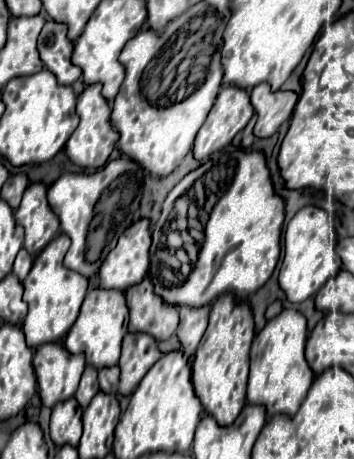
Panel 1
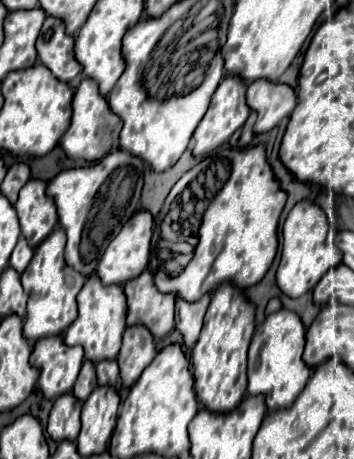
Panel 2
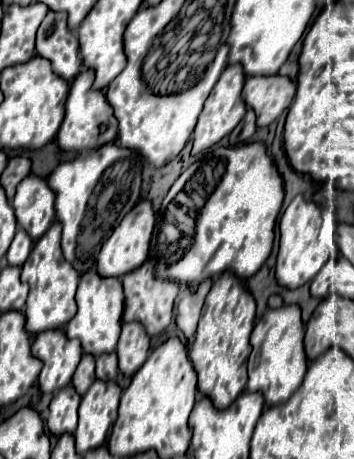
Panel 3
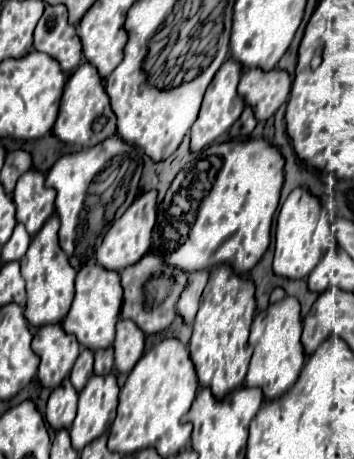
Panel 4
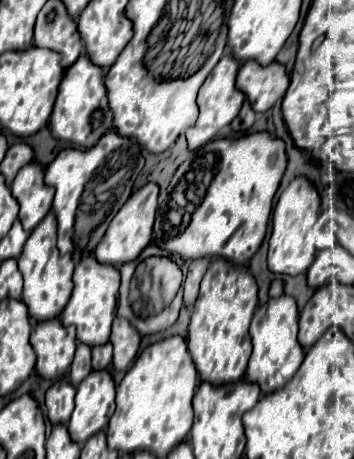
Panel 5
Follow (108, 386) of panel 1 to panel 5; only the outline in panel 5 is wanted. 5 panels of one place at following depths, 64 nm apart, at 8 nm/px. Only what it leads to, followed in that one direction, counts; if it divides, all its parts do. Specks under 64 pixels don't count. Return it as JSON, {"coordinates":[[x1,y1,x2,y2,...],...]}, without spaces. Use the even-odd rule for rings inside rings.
{"coordinates":[[102,344,92,348,92,368,94,370,106,370,112,362,112,344]]}

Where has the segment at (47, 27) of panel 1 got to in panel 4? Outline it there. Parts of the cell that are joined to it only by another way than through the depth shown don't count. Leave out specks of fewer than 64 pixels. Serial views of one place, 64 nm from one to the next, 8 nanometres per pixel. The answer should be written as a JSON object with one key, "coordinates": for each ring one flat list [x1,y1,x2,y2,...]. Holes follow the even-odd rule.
{"coordinates":[[46,6,44,10,44,16,40,18,38,26,36,26,36,32,34,32,34,48,38,52,44,52,48,56,52,56,64,74,72,74,80,62,82,62,82,44,80,44,80,38,76,34,76,28,70,26,68,22,68,12,64,6]]}

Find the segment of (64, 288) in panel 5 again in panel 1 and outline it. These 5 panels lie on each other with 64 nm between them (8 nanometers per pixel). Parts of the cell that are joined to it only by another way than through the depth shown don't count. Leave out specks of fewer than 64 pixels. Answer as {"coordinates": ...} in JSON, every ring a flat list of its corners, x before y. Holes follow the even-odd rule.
{"coordinates":[[66,234,56,236,34,260,34,266,28,278,24,280,24,300,28,304,28,316,22,324,22,332,30,348,38,348,48,342,62,342,64,336,68,334,68,328,72,328,72,324,76,322,80,306,88,292,88,278,64,266,64,256,68,248,70,248,68,236]]}

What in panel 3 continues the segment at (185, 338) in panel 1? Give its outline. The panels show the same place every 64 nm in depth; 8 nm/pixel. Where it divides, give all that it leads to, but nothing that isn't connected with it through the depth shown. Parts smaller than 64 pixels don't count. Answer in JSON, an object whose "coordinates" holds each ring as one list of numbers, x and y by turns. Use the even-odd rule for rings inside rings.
{"coordinates":[[206,280,198,286,196,292,192,292,190,288,180,288,180,294,176,298,176,326,184,332,186,338,192,338,196,334,200,312,210,286,212,282]]}

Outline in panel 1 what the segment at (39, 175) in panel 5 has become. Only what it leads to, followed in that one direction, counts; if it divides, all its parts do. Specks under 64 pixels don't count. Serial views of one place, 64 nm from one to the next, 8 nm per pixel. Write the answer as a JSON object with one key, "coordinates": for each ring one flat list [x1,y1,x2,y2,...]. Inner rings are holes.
{"coordinates":[[30,184,26,188,22,204,16,210,16,224,26,232,24,248,32,258,36,258,44,246,56,238,60,222,48,204,44,184]]}

